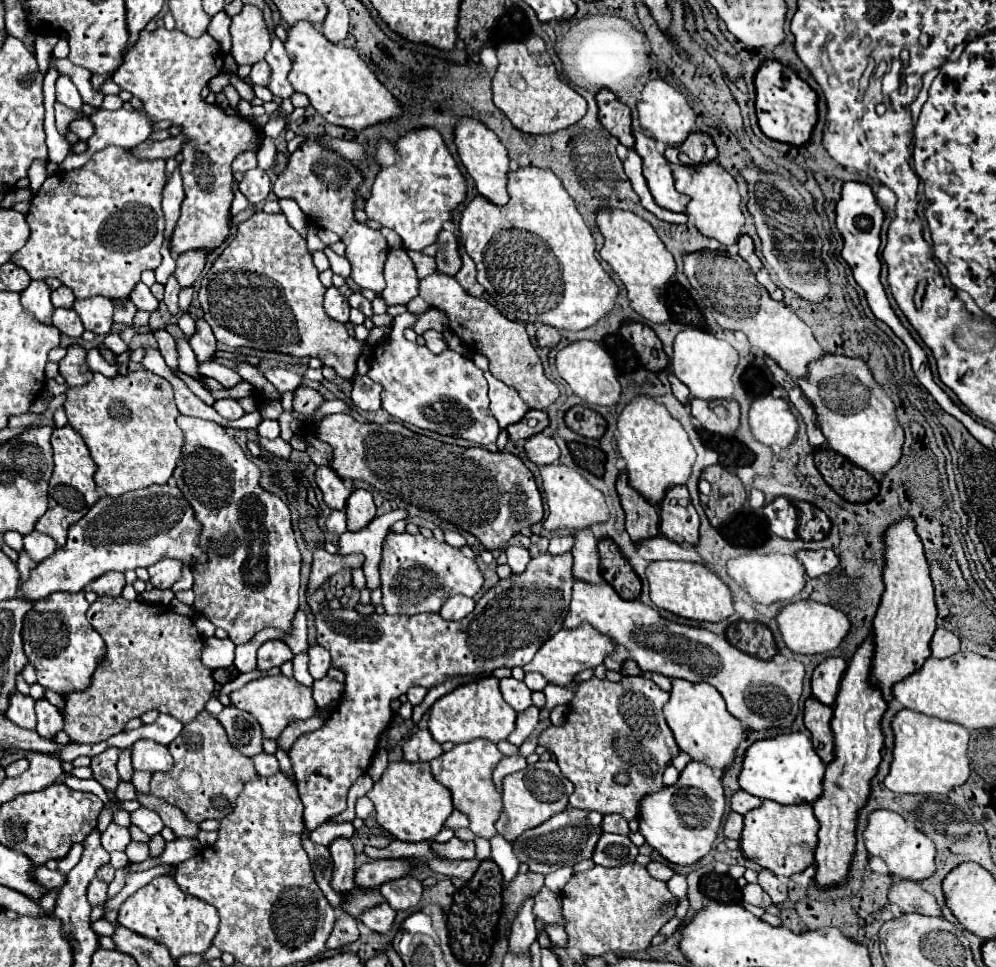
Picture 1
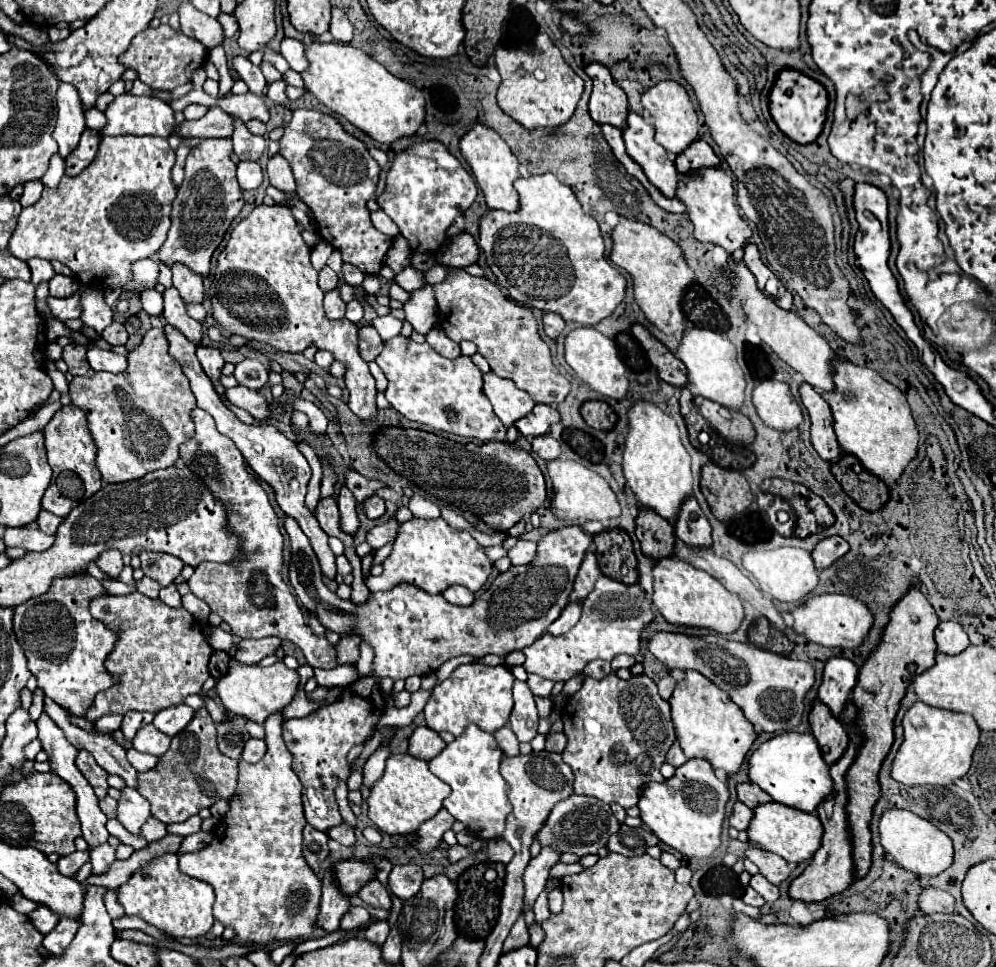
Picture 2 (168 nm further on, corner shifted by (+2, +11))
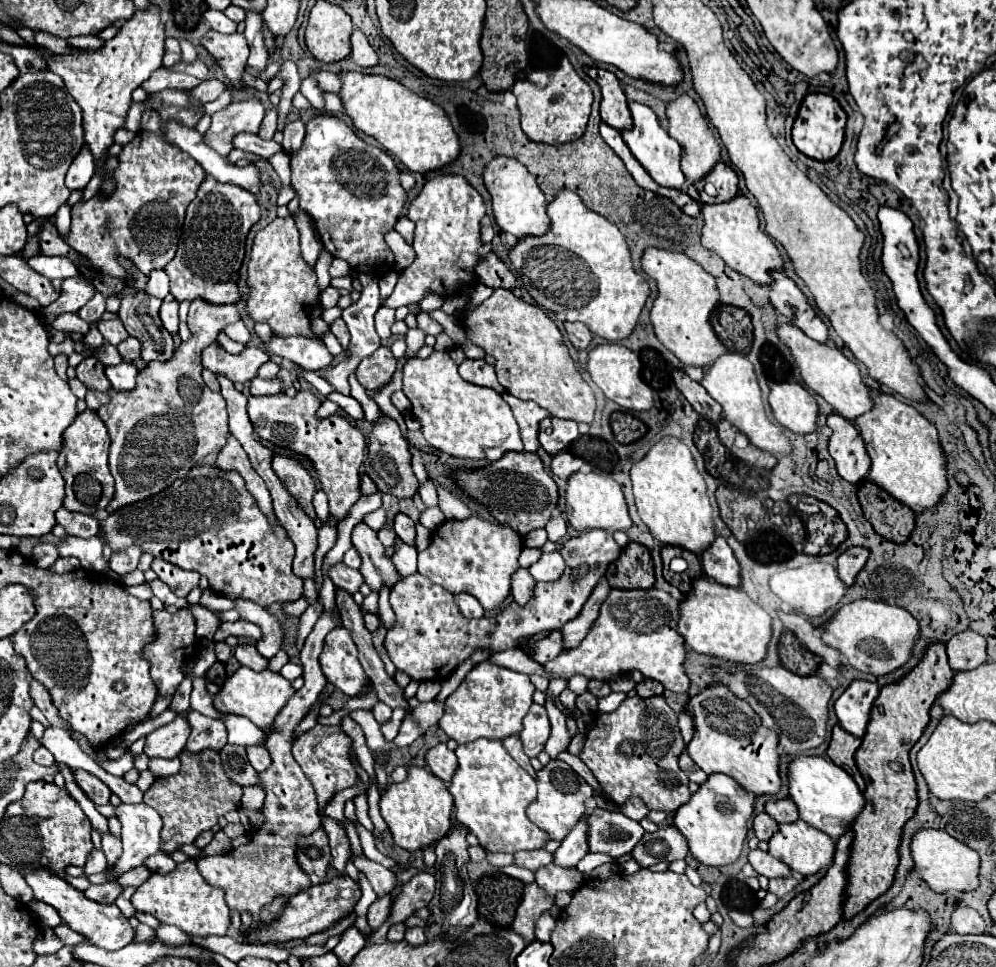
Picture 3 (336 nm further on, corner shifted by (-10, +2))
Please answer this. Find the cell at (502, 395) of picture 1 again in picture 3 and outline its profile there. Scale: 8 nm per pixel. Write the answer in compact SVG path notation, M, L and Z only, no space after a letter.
M508 391L502 393L502 399L510 405L514 417L516 417L516 423L520 425L520 435L522 435L522 441L524 441L524 451L536 453L538 447L540 447L540 443L538 443L538 423L544 417L548 417L550 413L546 413L546 409L542 409L534 401L516 399Z

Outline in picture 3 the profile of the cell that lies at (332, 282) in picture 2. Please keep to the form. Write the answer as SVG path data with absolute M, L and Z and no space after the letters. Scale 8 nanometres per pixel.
M326 287L326 289L322 291L322 295L320 295L320 303L322 303L324 309L334 307L334 305L338 303L338 299L340 299L340 291L334 289L334 287Z

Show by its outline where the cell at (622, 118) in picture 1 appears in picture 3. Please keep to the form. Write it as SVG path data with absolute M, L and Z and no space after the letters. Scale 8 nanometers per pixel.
M598 69L596 81L602 89L602 103L600 103L602 121L618 131L628 131L634 123L618 77L606 69Z

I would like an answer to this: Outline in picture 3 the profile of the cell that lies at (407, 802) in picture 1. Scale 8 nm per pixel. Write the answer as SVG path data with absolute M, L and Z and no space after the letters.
M408 767L408 777L402 783L392 783L380 797L380 813L388 823L388 829L394 837L394 843L402 849L416 851L432 841L442 839L452 827L452 807L454 797L448 793L448 787L442 779L434 777L428 769Z

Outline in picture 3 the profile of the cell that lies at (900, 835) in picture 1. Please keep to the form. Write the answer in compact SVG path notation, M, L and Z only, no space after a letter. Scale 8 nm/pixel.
M920 829L910 841L910 853L914 859L914 871L926 881L926 885L936 893L948 891L968 891L978 887L978 867L980 859L974 849L960 843L952 835L940 829Z

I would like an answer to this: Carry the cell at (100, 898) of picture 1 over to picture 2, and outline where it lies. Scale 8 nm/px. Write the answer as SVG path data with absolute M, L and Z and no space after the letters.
M106 842L106 844L100 844L98 848L90 850L90 856L92 856L92 860L90 860L92 874L102 874L114 862L114 848Z

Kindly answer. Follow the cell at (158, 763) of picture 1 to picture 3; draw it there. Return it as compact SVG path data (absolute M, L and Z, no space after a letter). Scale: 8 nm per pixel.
M178 717L172 723L152 731L146 735L146 747L144 753L148 757L162 757L162 759L174 759L186 745L188 737L188 725L186 719Z

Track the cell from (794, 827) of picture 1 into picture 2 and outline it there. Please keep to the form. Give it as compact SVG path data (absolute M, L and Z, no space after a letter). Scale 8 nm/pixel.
M768 802L768 804L760 804L758 808L754 808L754 818L748 828L750 846L770 850L782 856L786 862L794 862L794 864L810 860L814 856L814 852L820 848L822 834L824 834L824 828L818 816L806 814L802 810L796 810L796 808L778 804L778 802Z

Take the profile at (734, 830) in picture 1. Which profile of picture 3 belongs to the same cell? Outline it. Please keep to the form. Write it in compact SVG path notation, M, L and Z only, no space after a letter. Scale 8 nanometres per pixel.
M758 813L758 815L754 817L752 829L754 829L754 835L756 835L760 841L768 841L768 839L776 833L778 823L776 823L770 815L766 815L766 813Z

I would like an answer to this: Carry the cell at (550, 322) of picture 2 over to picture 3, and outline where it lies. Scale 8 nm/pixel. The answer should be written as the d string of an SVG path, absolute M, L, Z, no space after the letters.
M564 323L564 329L566 329L566 335L570 339L570 343L576 347L576 349L586 349L590 339L592 339L592 333L586 331L586 327L582 323Z

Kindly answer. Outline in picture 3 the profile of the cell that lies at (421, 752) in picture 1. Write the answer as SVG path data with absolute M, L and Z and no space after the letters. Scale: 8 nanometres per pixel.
M440 743L426 753L426 767L432 775L440 777L442 781L450 781L456 769L456 755L446 747L446 743Z

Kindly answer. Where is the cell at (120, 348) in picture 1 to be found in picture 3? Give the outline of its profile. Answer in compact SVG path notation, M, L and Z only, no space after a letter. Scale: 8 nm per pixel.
M128 337L128 339L124 339L120 345L118 345L118 351L120 351L120 355L122 355L122 359L124 361L136 361L138 357L140 357L140 349L142 349L142 345L140 345L140 341L138 339L134 339L134 337Z

